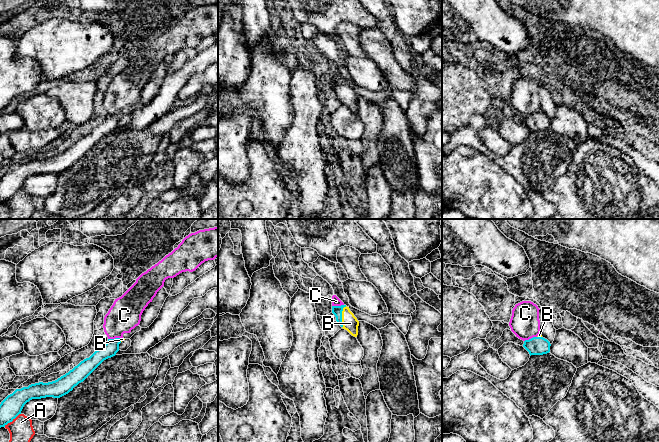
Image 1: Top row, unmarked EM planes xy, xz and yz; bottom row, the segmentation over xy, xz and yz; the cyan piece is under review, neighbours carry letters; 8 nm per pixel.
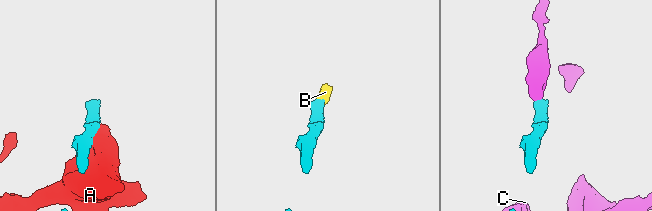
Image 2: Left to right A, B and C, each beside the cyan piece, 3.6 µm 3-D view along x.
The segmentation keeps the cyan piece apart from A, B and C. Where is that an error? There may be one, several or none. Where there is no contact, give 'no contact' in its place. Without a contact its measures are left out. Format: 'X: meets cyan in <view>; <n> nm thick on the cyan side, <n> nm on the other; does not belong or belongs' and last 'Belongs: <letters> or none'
A: meets cyan in xy; 170 nm thick on the cyan side, 190 nm on the other; does not belong
B: meets cyan in xz; 80 nm thick on the cyan side, 130 nm on the other; belongs
C: meets cyan in yz; 140 nm thick on the cyan side, 240 nm on the other; does not belong
Belongs: B

